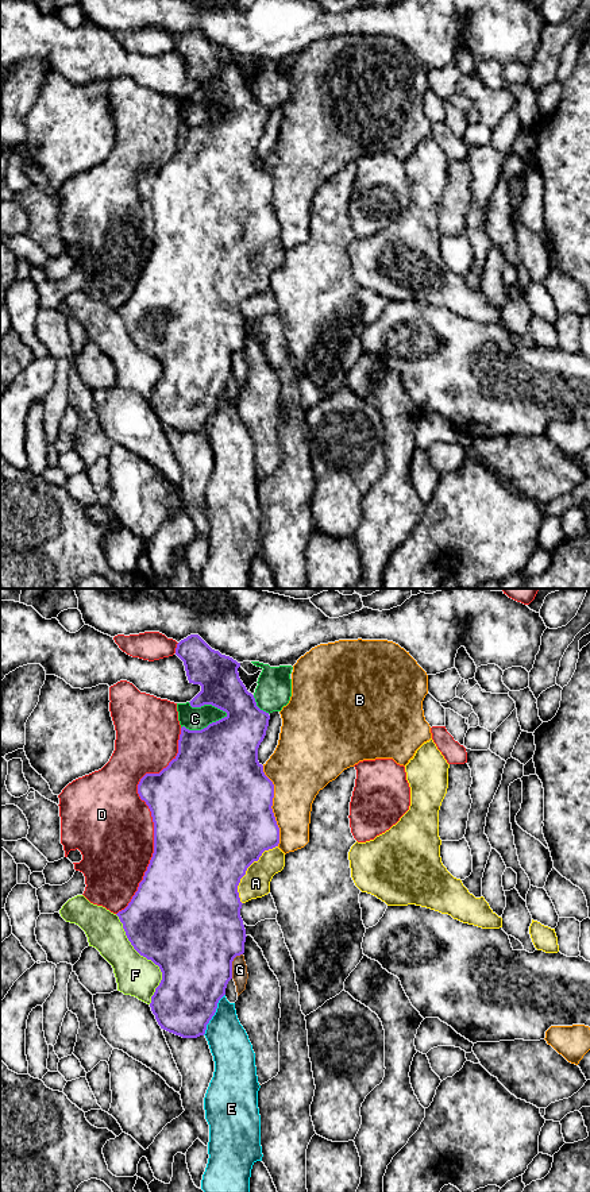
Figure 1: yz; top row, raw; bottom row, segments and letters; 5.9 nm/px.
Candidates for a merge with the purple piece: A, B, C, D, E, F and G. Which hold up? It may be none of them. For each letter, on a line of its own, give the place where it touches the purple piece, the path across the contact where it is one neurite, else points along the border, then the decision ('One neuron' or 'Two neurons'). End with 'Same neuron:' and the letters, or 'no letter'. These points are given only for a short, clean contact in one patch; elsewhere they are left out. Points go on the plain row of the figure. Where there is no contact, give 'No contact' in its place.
A: Touches purple at yz (246, 265). Path across: yz (213, 238), (246, 265), (255, 278). One neuron
B: Touches purple at yz (272, 200). Two neurons
C: Touches purple at yz (204, 123). Two neurons
D: Touches purple at yz (151, 211). Two neurons
E: Touches purple at yz (213, 409). Two neurons
F: Touches purple at yz (147, 354). Two neurons
G: Touches purple at yz (231, 359). Two neurons
Same neuron: A

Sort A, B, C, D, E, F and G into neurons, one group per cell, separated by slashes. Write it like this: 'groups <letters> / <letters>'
groups A / B / C / D / E / F / G

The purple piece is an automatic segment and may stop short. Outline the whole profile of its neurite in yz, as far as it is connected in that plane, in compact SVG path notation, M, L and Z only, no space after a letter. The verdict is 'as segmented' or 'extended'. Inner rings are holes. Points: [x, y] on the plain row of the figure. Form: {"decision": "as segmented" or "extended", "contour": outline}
{"decision": "extended", "contour": "M190 30L177 39L176 50L184 57L189 78L200 80L201 86L189 97L192 103L212 100L227 111L216 117L209 119L201 126L189 126L181 123L178 135L178 148L159 169L146 169L139 180L138 189L146 197L151 207L154 217L154 248L144 267L143 275L139 278L138 286L132 292L128 301L116 310L123 319L126 331L134 344L147 355L159 362L162 375L151 391L151 406L161 424L180 431L182 433L197 433L205 429L207 420L216 408L219 396L225 390L228 377L232 374L232 356L236 351L244 348L246 324L240 312L242 300L257 293L262 293L270 288L270 277L273 271L285 262L285 248L278 243L279 223L273 208L274 180L265 170L263 161L258 157L258 143L266 131L270 111L257 101L255 93L247 86L239 73L238 63L240 58L230 51L221 50L212 45L198 30Z"}

